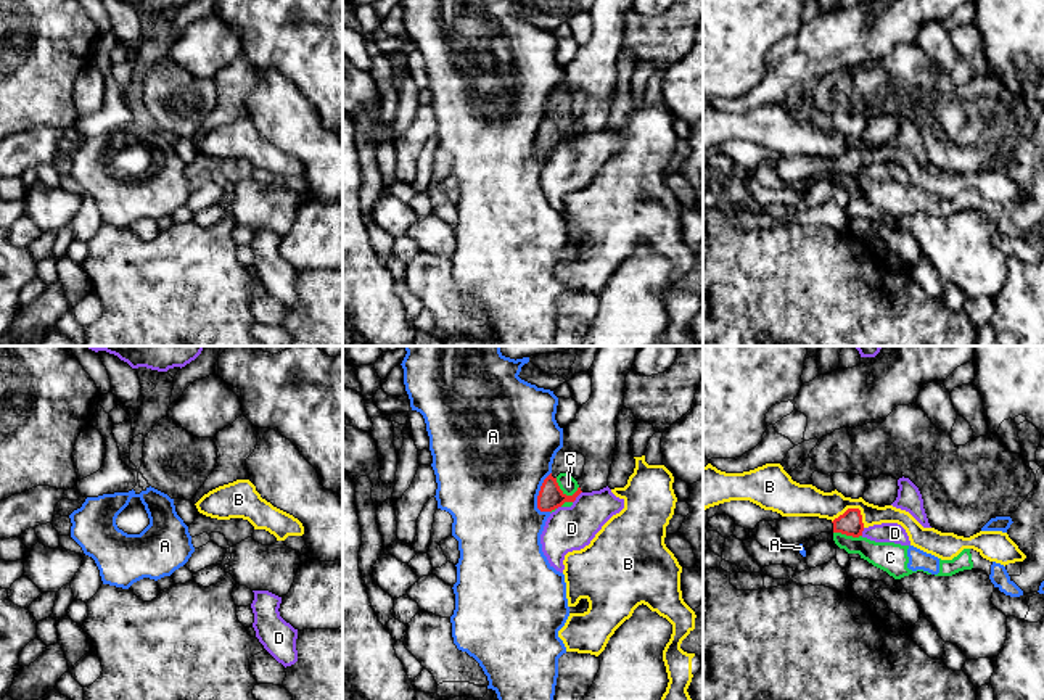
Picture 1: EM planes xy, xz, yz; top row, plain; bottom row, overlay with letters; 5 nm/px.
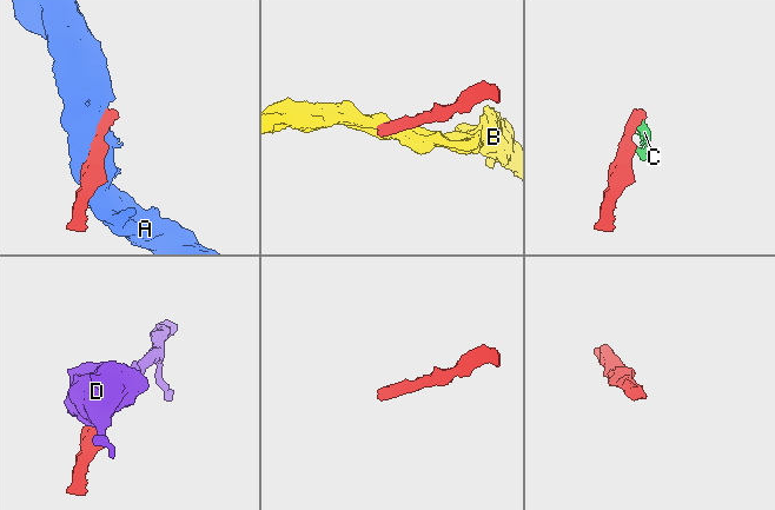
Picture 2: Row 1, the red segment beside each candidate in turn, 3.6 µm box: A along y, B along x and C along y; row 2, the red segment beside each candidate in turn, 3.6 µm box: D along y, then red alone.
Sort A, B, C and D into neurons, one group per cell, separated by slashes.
A C / B / D

